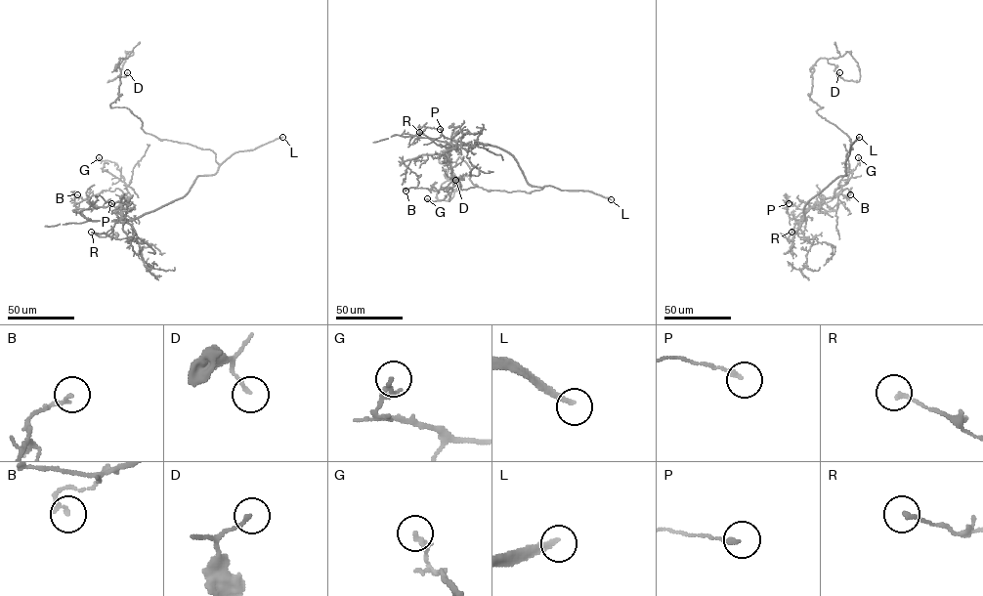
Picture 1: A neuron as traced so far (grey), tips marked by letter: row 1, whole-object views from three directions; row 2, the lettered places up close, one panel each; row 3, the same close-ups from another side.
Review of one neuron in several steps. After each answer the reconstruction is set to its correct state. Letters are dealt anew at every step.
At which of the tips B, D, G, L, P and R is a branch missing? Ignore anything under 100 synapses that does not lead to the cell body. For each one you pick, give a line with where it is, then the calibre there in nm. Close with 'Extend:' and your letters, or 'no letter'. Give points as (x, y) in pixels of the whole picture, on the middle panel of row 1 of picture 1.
L: Place: (611, 199). Thickness 220 nm
Extend: L

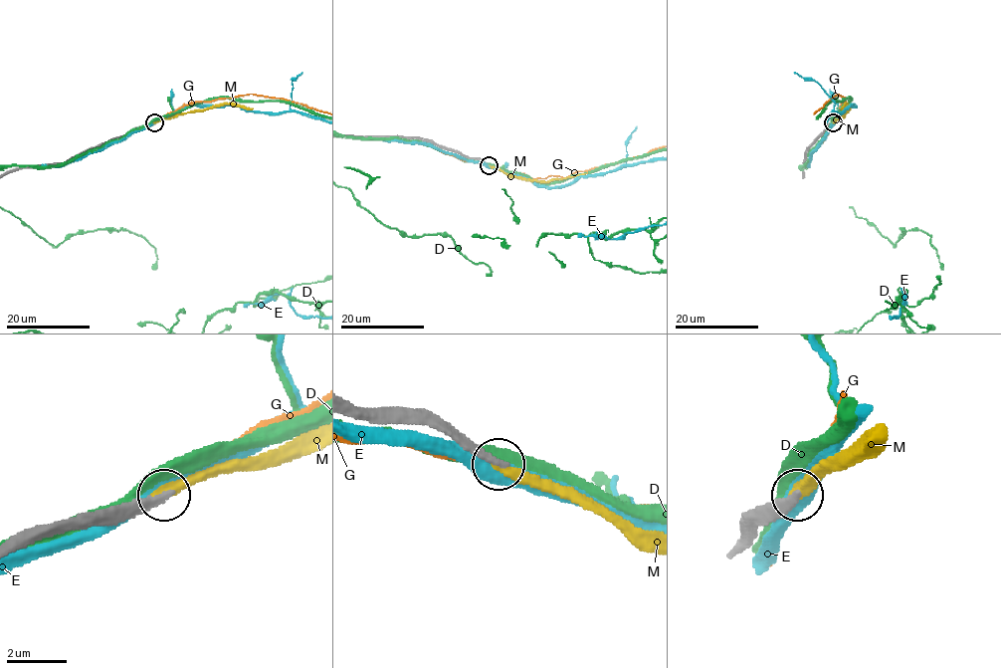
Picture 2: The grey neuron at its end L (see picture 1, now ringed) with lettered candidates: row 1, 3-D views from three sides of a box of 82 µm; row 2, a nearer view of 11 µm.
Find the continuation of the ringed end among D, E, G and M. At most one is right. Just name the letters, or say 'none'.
M

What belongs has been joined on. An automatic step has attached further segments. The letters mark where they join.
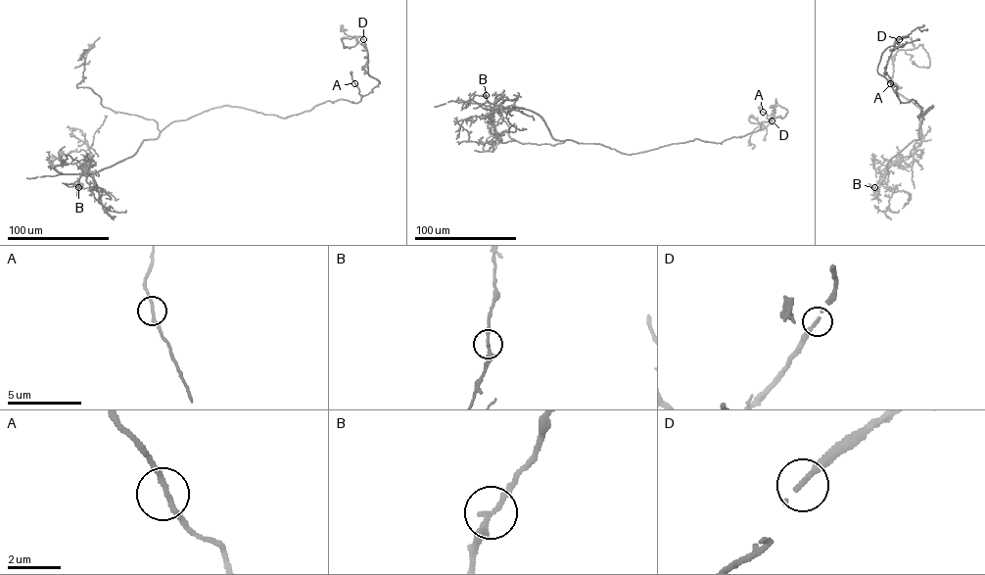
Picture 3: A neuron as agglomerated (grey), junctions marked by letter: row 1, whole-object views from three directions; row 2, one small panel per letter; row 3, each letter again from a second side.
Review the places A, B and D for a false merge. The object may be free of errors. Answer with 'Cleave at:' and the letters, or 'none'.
Cleave at: none

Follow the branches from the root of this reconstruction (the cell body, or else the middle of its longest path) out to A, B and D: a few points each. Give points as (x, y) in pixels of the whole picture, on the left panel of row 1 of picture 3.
A: (224, 106), (286, 118), (327, 101), (344, 99), (356, 103), (361, 96), (354, 83)
B: (224, 106), (172, 121), (157, 138), (144, 139), (131, 156), (95, 172), (80, 175), (78, 187)
D: (224, 106), (286, 118), (327, 101), (344, 99), (356, 103), (380, 82), (368, 73), (368, 53), (363, 39)

